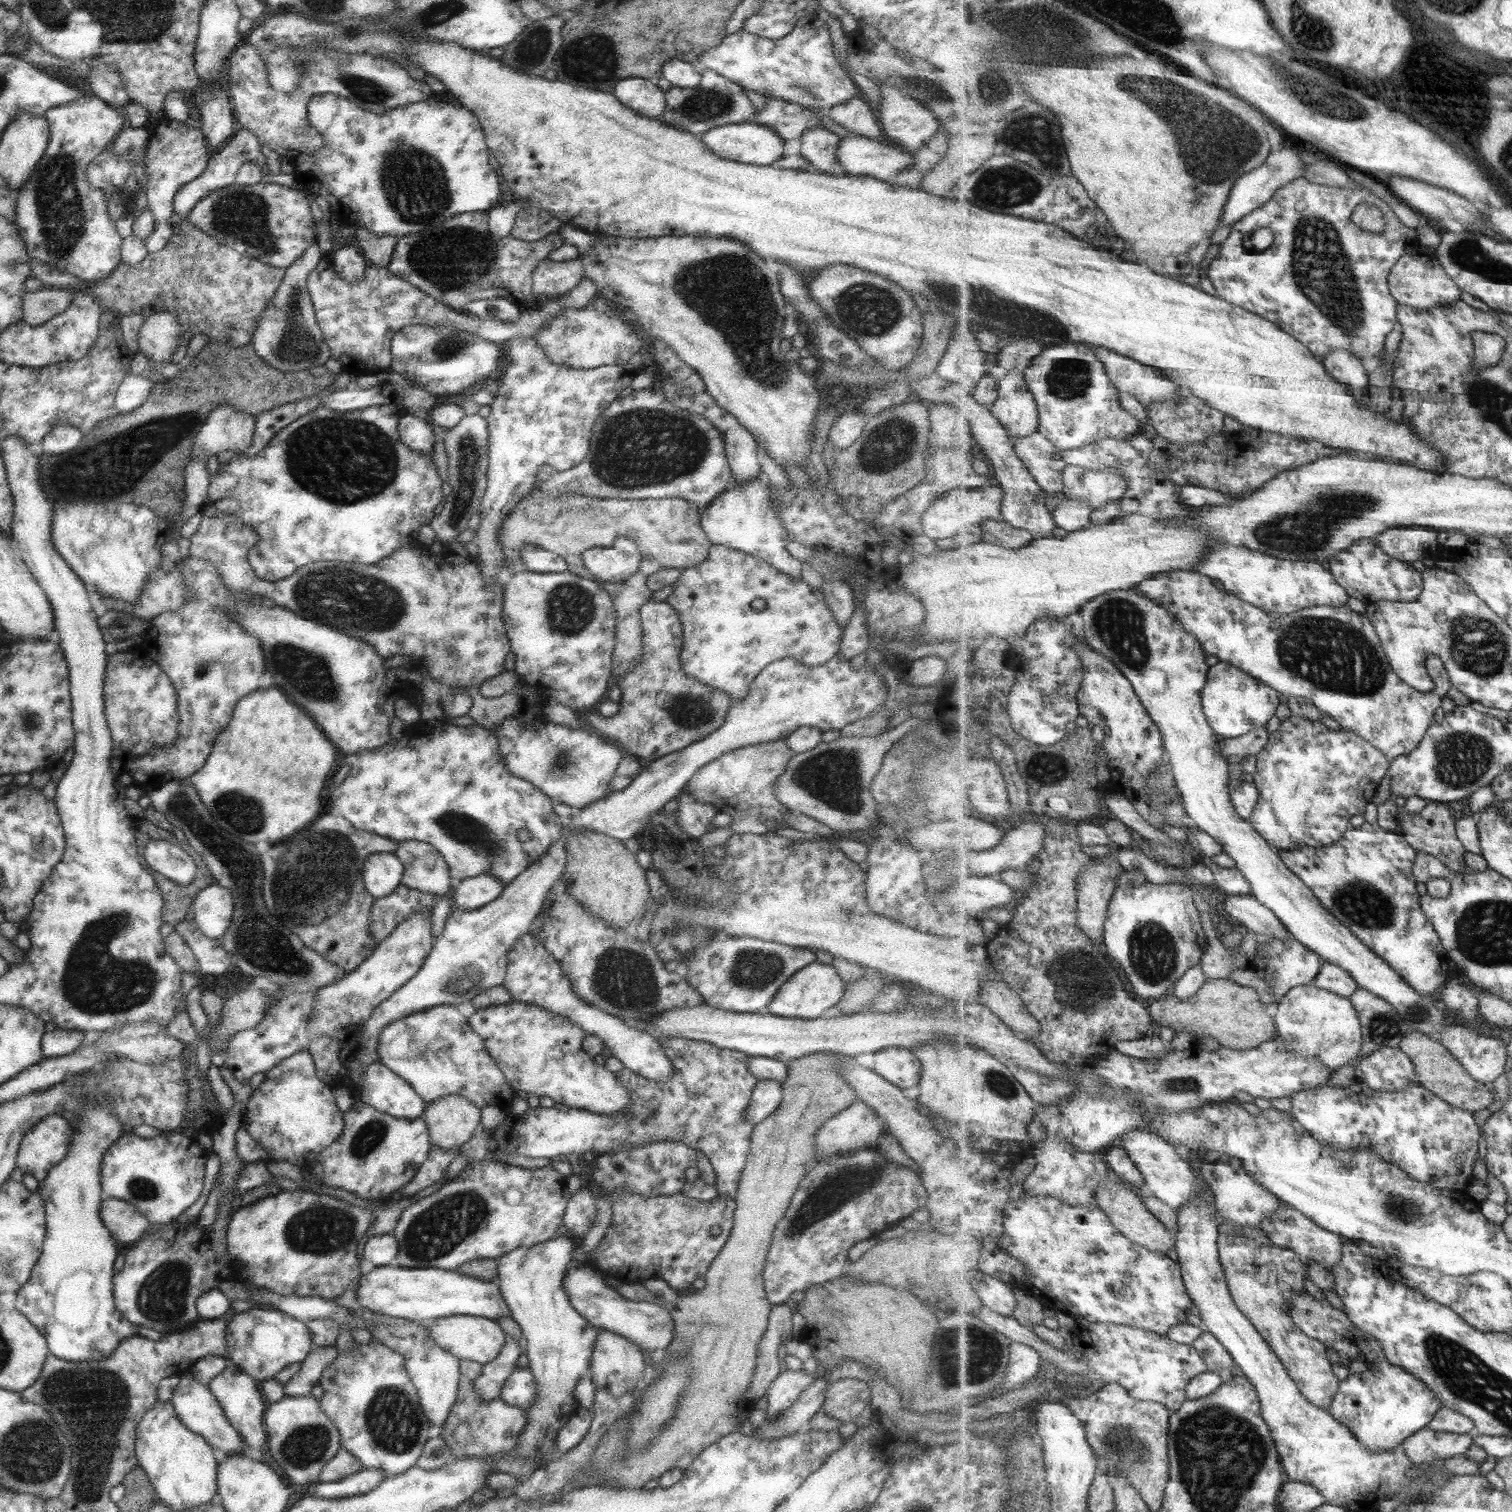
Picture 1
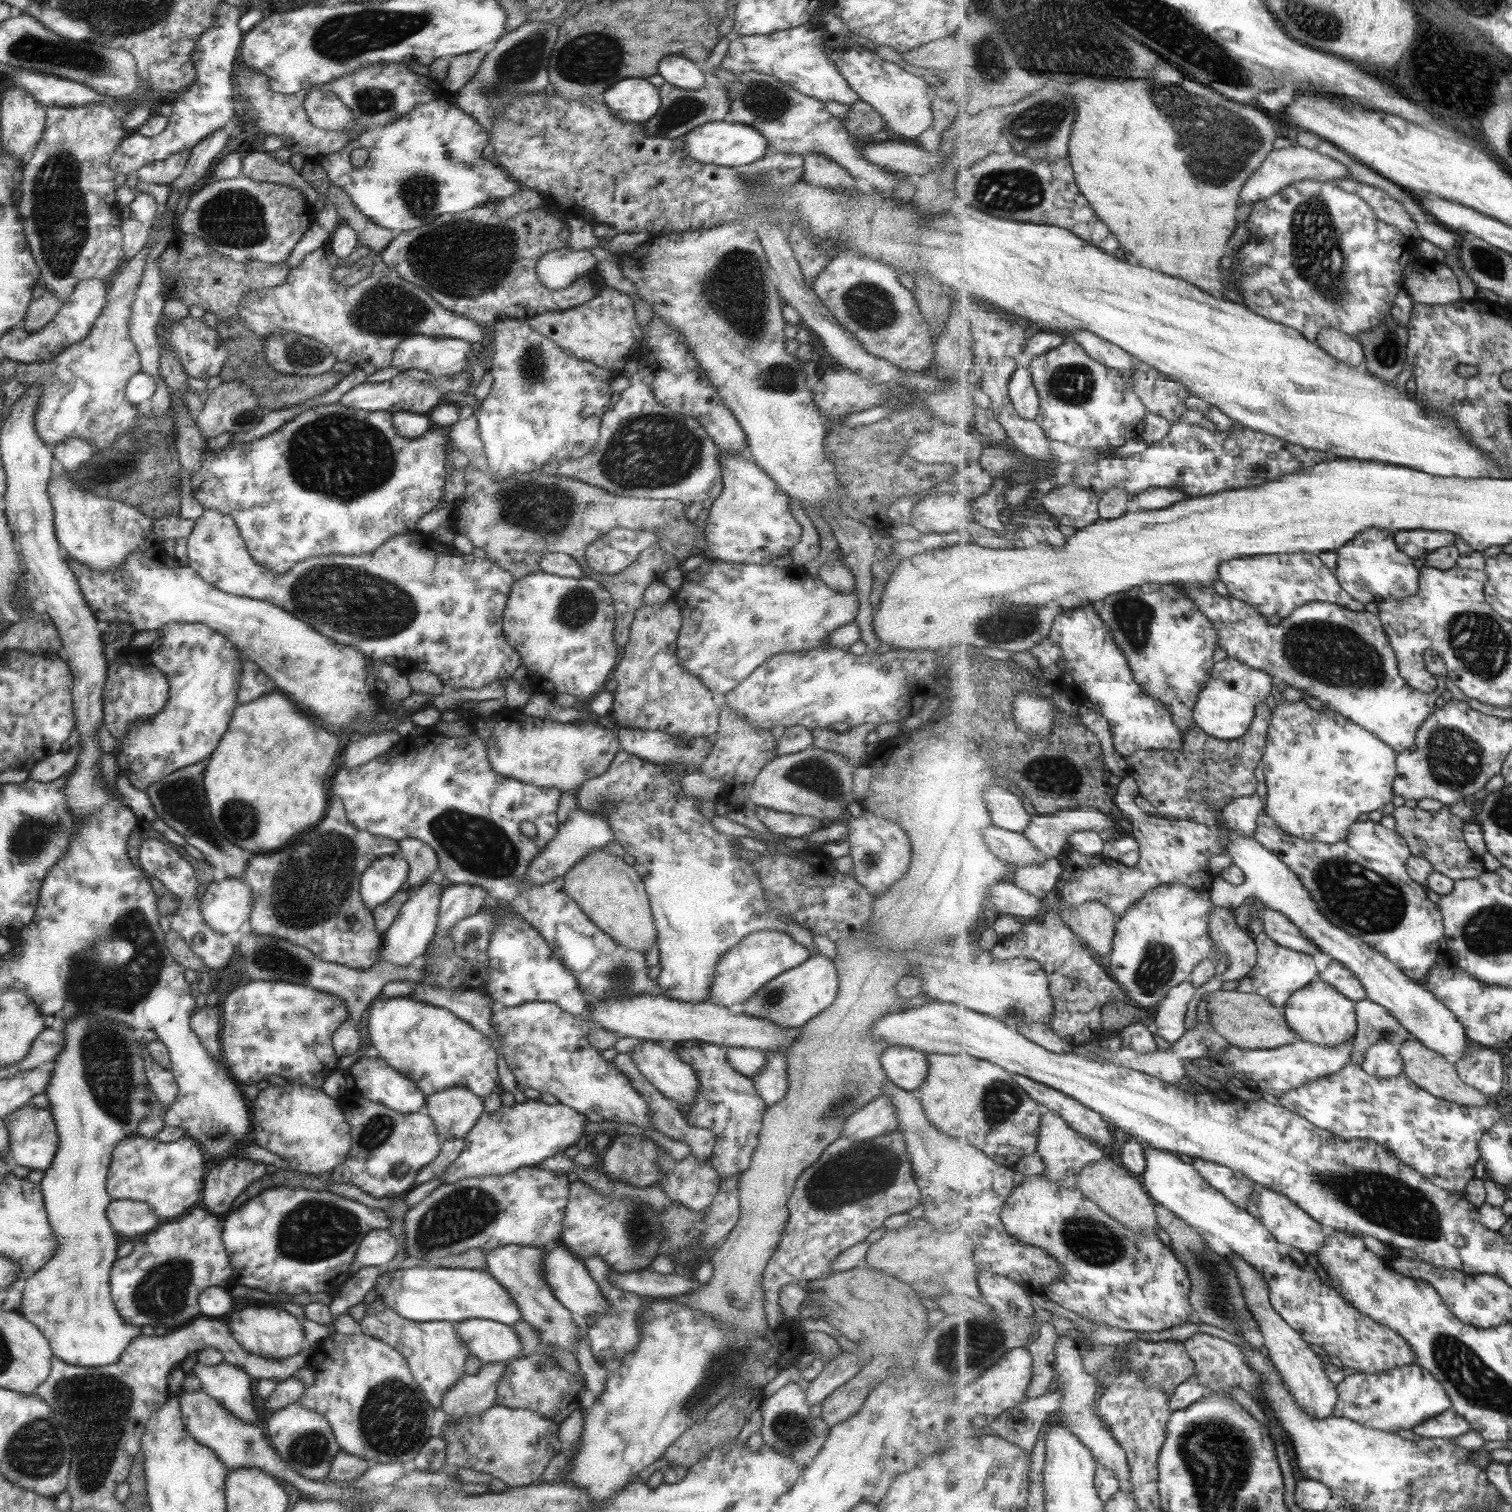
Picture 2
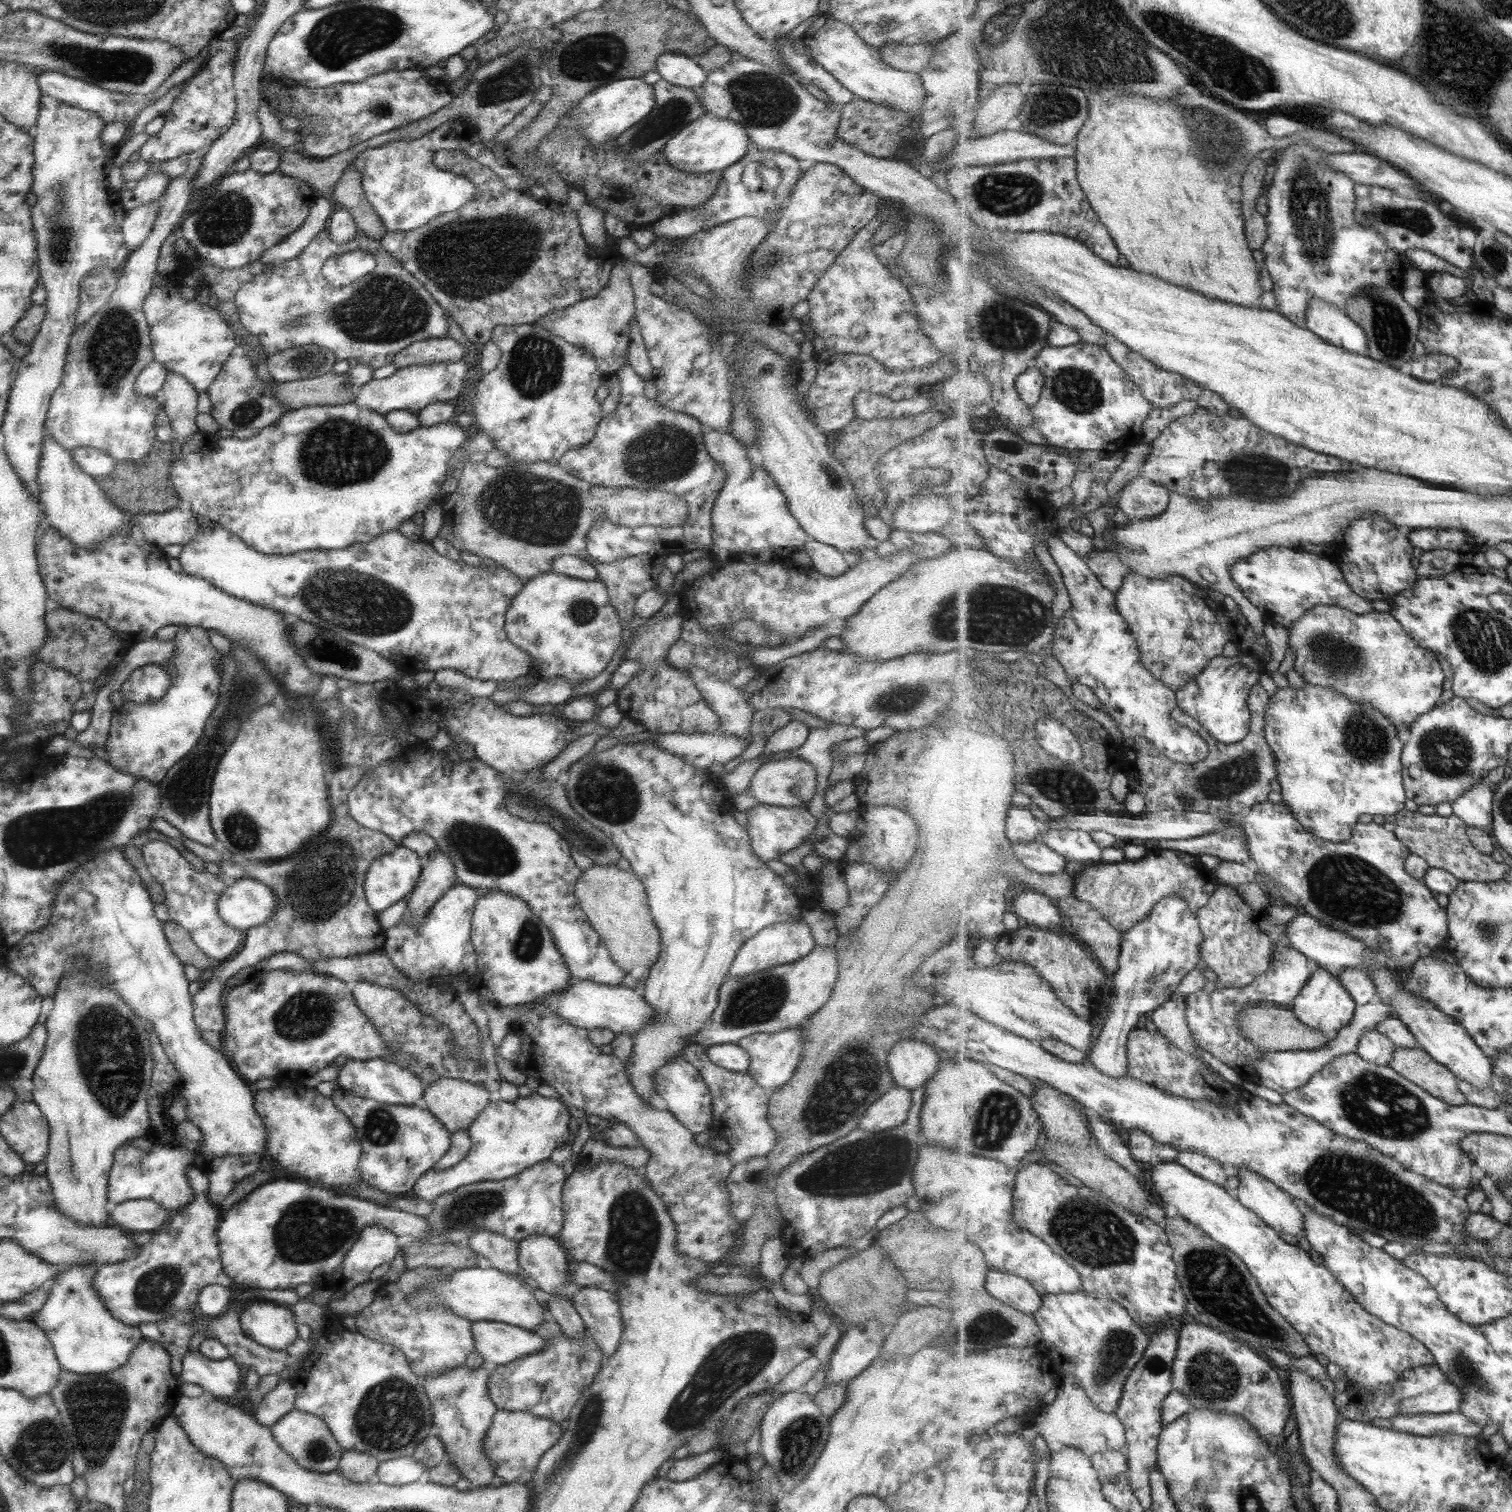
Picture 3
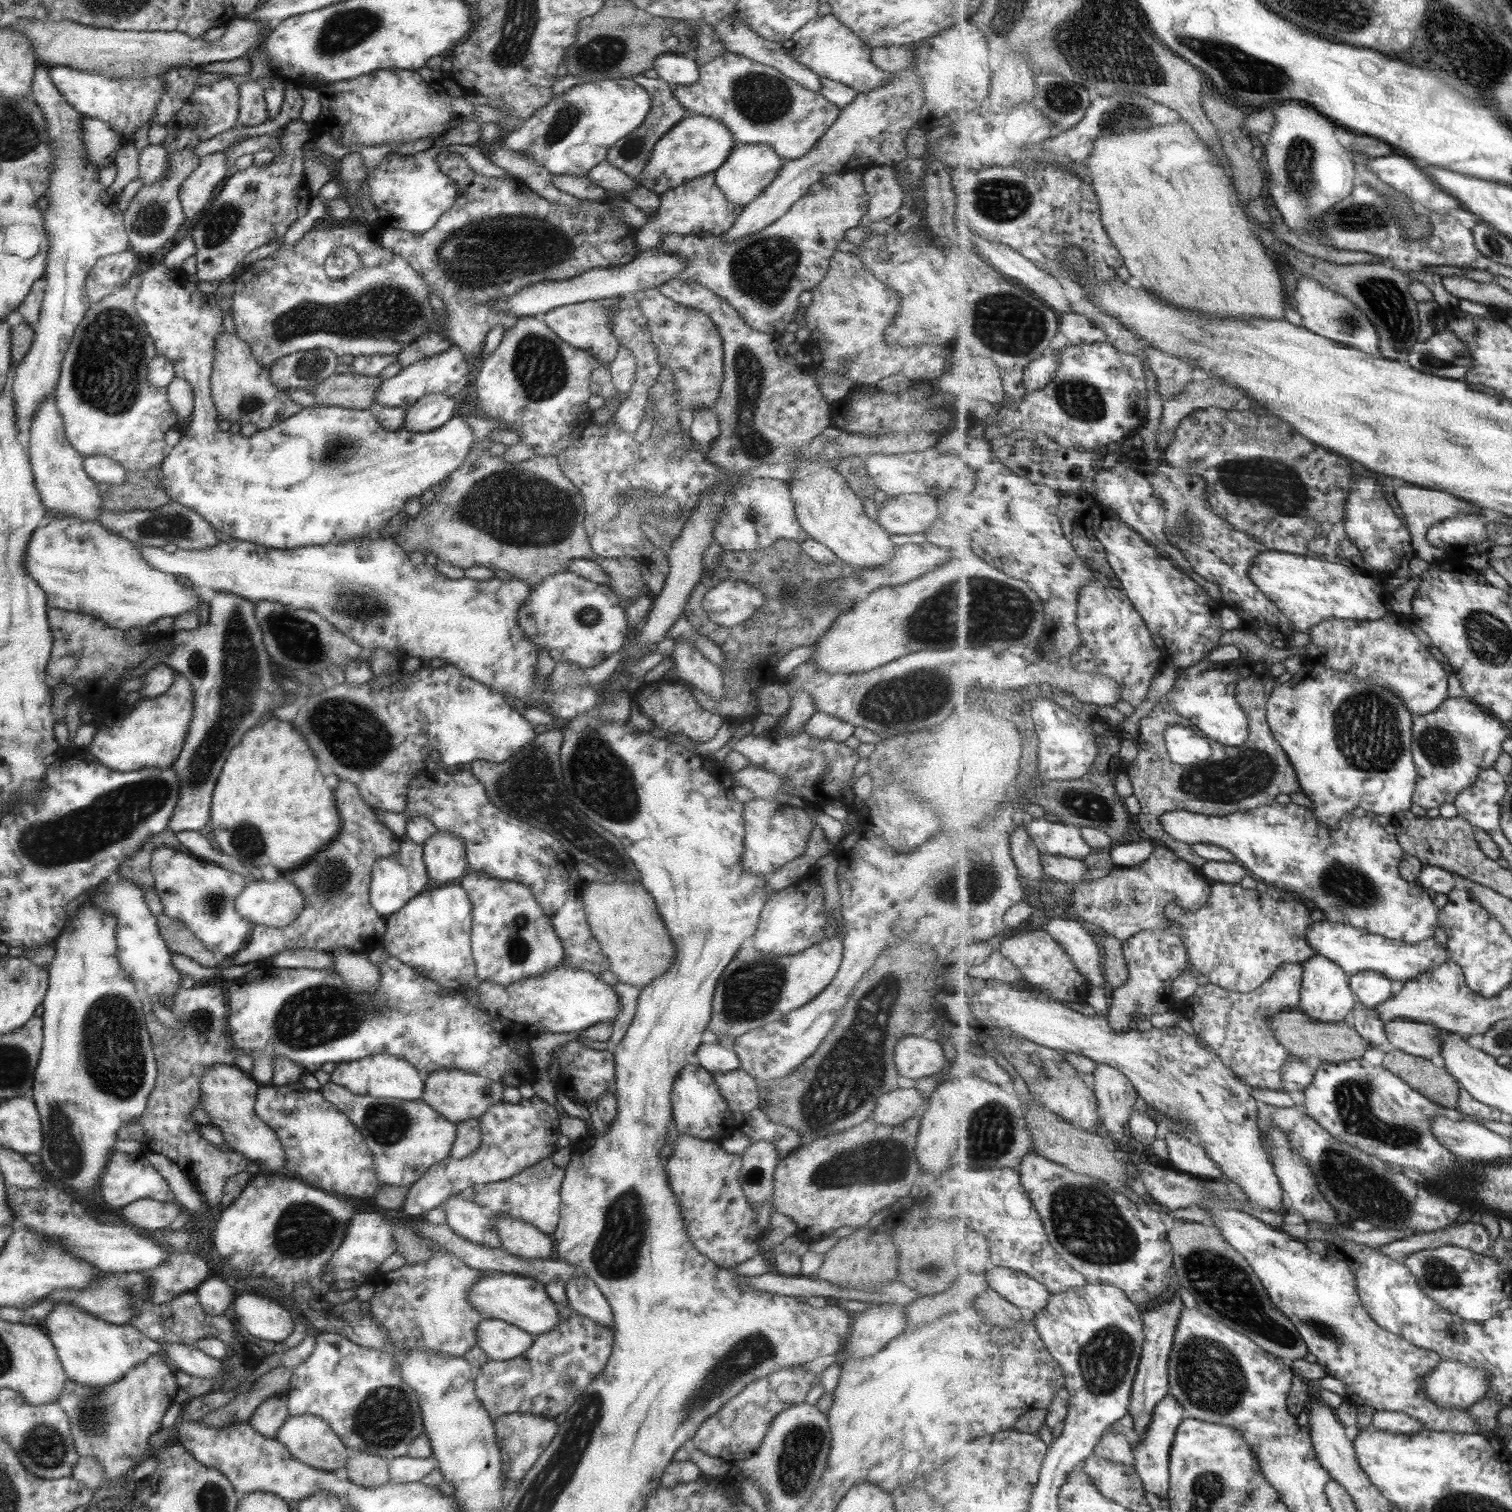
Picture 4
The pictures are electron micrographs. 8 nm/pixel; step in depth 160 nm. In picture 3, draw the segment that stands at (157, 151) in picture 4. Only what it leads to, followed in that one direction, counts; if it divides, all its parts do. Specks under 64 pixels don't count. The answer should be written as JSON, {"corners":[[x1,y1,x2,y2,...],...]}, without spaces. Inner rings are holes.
{"corners":[[151,167,143,178,136,181,132,189,123,189,120,193,119,204,127,211,136,206,143,206,158,200,169,182,168,176,161,170]]}

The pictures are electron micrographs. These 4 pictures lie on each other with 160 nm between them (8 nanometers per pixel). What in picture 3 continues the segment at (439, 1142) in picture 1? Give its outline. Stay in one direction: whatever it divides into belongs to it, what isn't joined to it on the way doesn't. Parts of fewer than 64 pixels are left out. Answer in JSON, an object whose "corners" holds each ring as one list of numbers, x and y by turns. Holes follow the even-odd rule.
{"corners":[[441,1078,424,1087,419,1104,451,1133,468,1128,489,1101,482,1085]]}

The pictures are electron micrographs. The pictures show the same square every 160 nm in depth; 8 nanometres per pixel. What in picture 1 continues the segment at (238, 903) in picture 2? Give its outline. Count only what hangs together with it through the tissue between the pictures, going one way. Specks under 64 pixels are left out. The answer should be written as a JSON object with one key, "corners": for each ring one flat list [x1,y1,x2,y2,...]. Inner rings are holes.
{"corners":[[213,883,196,892,191,903,192,921,205,937,218,939,229,926,233,912,233,897,222,886]]}

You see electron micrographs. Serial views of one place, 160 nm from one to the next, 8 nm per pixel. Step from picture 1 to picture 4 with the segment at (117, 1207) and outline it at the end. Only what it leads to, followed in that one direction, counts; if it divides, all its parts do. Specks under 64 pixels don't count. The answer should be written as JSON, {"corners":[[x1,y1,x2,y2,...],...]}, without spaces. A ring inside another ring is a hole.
{"corners":[[142,1198,121,1207,121,1218,128,1226,155,1231,171,1223,181,1208,173,1203]]}

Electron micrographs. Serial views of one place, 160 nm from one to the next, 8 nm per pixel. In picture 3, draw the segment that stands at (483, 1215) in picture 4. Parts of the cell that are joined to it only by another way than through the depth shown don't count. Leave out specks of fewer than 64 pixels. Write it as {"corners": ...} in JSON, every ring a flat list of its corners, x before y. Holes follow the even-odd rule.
{"corners":[[476,1230,466,1241,468,1242,467,1247,476,1256,485,1258,491,1268,513,1275,517,1275,520,1271,517,1262,518,1244,516,1241,486,1230]]}

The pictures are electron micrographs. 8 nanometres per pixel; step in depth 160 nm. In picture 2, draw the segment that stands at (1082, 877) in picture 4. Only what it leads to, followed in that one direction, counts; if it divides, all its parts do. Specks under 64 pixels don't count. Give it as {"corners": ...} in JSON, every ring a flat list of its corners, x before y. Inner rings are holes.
{"corners":[[997,825,988,826,982,833,991,851,1009,864,1024,867,1043,864,1049,859,1037,847,1033,847,1023,833,1005,830]]}

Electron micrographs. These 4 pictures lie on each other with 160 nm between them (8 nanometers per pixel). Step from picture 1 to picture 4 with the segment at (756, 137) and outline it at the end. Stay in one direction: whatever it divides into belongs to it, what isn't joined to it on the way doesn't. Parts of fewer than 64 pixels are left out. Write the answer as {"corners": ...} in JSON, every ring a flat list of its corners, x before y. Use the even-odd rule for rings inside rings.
{"corners":[[690,114,654,144,647,165,635,179,639,185,660,194,692,178,714,172,727,159,733,146,731,132,721,122]]}

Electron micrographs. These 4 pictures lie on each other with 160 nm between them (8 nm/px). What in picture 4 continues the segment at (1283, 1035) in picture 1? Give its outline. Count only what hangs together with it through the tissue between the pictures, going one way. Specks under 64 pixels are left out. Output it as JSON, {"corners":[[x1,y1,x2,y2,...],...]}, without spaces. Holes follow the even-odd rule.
{"corners":[[1316,954,1313,958,1304,962,1304,973,1302,982,1302,997,1298,1009,1314,1020,1321,1022,1341,1022,1354,1012,1359,1004,1357,995,1350,987,1350,976,1347,976,1342,966,1333,962,1322,954]]}

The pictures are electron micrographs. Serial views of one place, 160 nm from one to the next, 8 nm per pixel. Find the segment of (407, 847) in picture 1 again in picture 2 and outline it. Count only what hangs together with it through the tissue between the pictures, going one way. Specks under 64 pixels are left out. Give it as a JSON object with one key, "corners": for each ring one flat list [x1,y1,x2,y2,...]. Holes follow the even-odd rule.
{"corners":[[407,837,398,842,396,854,405,860,408,866,406,887,414,890,430,880,430,877,438,876,436,854,427,844]]}

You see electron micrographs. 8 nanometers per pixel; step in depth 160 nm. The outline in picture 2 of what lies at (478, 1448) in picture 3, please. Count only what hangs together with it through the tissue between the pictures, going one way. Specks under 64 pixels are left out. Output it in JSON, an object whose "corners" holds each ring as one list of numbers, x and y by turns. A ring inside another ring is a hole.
{"corners":[[508,1361,481,1365,477,1374,463,1375,442,1396,440,1409,449,1421,459,1417,474,1417,493,1405,496,1382,501,1378]]}

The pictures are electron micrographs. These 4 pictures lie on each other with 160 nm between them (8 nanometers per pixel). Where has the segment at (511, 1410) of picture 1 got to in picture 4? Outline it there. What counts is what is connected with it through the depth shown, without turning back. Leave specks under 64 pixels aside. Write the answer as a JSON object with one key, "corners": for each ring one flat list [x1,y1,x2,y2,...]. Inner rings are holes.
{"corners":[[521,1413,504,1414,495,1417,492,1421,495,1442,499,1447,503,1476,518,1482,531,1468,541,1451,551,1442,558,1424,552,1419]]}

